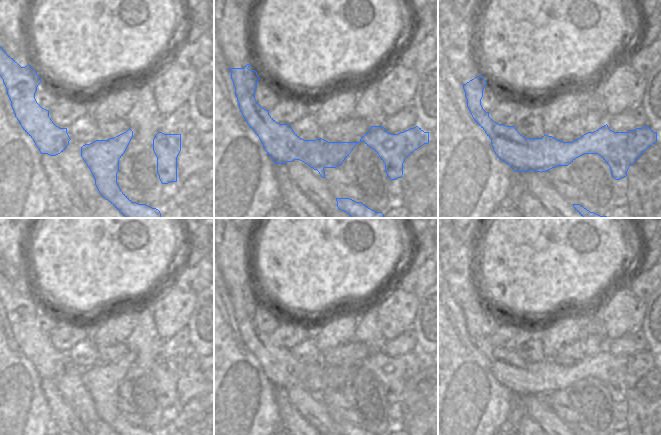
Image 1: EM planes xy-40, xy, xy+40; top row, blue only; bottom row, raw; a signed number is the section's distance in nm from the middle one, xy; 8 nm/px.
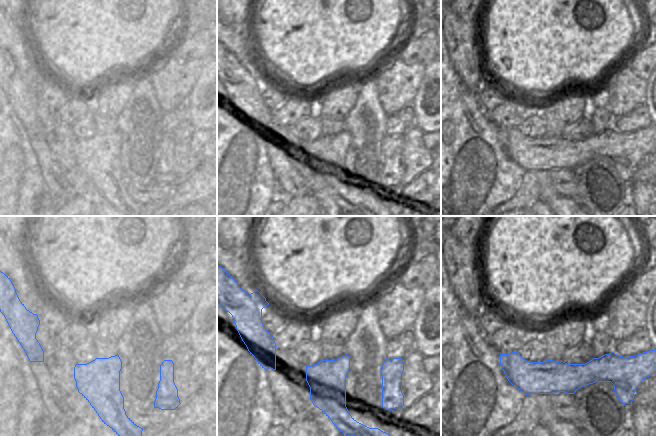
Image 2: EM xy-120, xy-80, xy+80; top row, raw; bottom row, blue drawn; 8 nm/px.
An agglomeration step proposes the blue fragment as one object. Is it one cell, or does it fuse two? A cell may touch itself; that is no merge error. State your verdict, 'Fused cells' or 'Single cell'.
Fused cells

